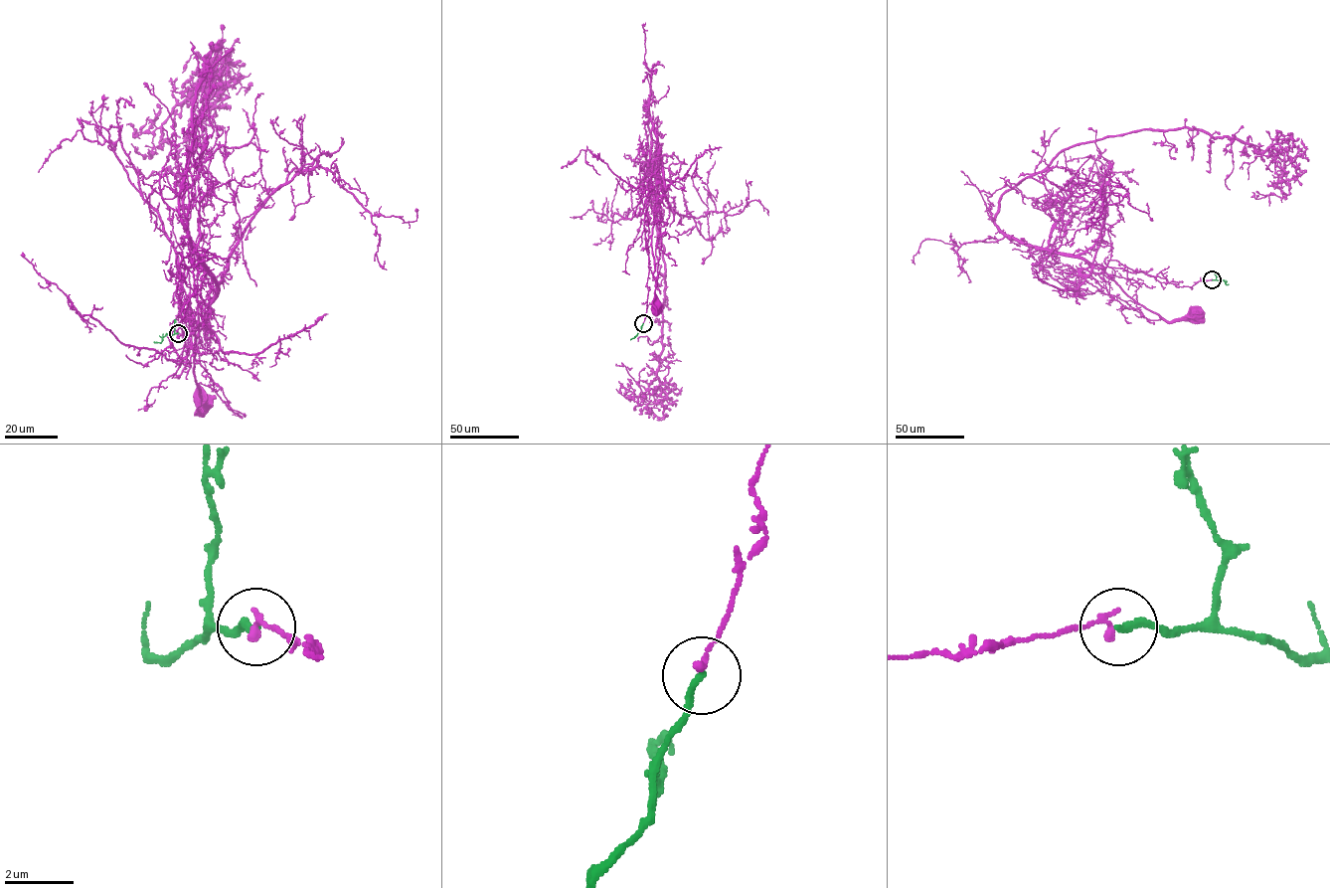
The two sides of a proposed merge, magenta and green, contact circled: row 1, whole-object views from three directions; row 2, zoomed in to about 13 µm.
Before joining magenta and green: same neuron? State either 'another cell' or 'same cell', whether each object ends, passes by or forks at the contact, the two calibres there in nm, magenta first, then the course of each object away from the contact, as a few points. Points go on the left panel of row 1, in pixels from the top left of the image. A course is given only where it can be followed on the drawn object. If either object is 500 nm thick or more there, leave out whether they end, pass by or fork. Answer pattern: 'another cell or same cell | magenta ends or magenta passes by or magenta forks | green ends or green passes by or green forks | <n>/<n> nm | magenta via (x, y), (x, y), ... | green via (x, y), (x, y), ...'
another cell | magenta ends | green ends | 220/200 nm | magenta via (178, 333), (188, 346), (188, 295), (185, 319), (203, 322), (207, 307), (194, 363), (200, 401) | green via (178, 333), (166, 333), (160, 342), (154, 341)

